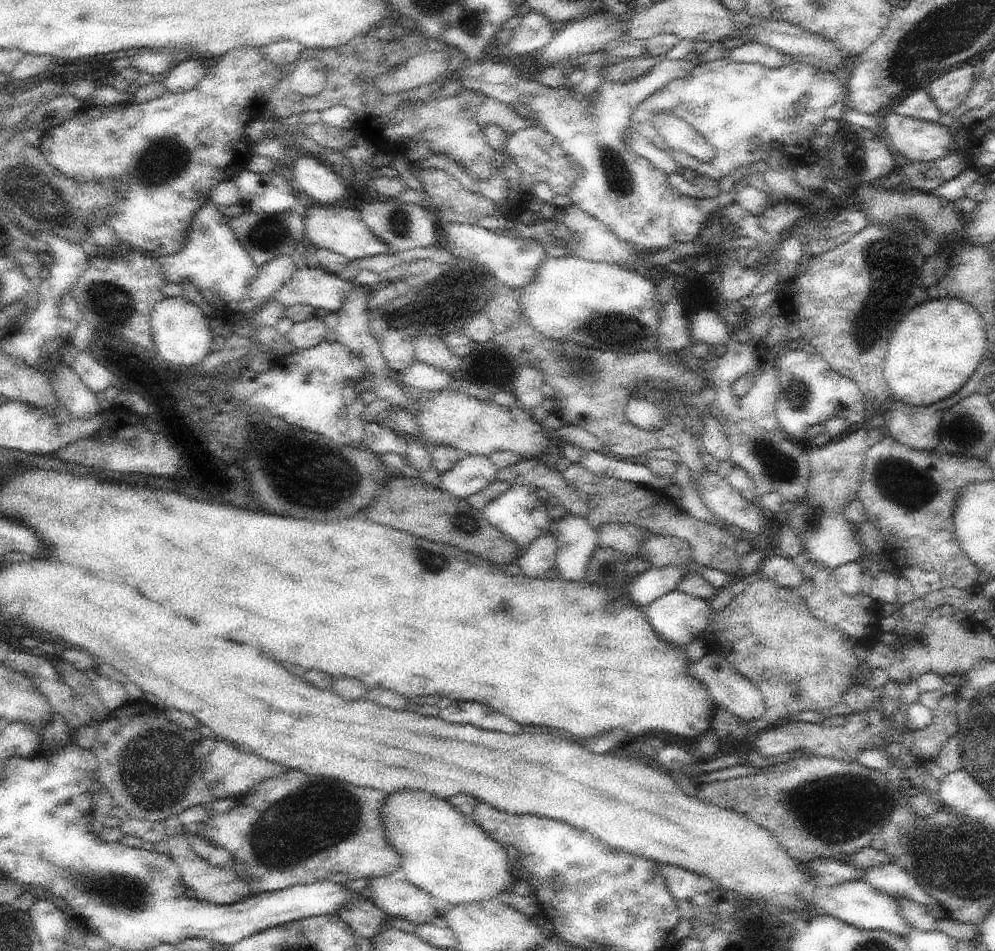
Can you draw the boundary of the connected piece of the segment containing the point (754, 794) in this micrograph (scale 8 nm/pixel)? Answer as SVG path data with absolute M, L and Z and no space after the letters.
M799 754L785 764L759 770L753 776L731 778L727 782L701 784L697 786L697 798L703 802L711 802L715 806L723 806L725 810L735 810L739 814L745 814L759 826L773 832L777 840L787 848L787 852L801 864L809 864L821 858L847 862L851 856L867 848L871 840L881 836L881 830L895 808L895 798L893 800L889 798L885 804L885 792L891 786L893 784L887 780L887 774L867 768L855 760L849 762L833 756L825 758L825 756Z

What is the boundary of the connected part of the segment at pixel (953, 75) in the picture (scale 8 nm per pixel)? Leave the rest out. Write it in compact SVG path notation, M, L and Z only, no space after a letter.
M961 64L945 74L941 74L935 82L931 82L927 86L927 94L931 96L933 104L939 108L939 112L945 116L949 114L949 110L957 108L959 104L963 104L963 100L967 98L973 80L977 76L977 70L973 64Z

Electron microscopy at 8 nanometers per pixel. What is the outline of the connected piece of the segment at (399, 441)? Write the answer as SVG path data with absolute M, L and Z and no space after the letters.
M367 424L361 448L375 452L379 458L383 458L385 454L397 454L397 456L405 458L405 454L409 452L409 442L403 434L387 428L387 426Z

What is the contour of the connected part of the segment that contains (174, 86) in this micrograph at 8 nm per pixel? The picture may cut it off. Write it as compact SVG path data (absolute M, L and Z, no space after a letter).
M183 60L167 72L163 84L165 84L167 92L181 94L181 92L189 92L189 90L197 88L197 84L201 82L201 78L205 74L207 74L207 70L201 66L199 60Z

